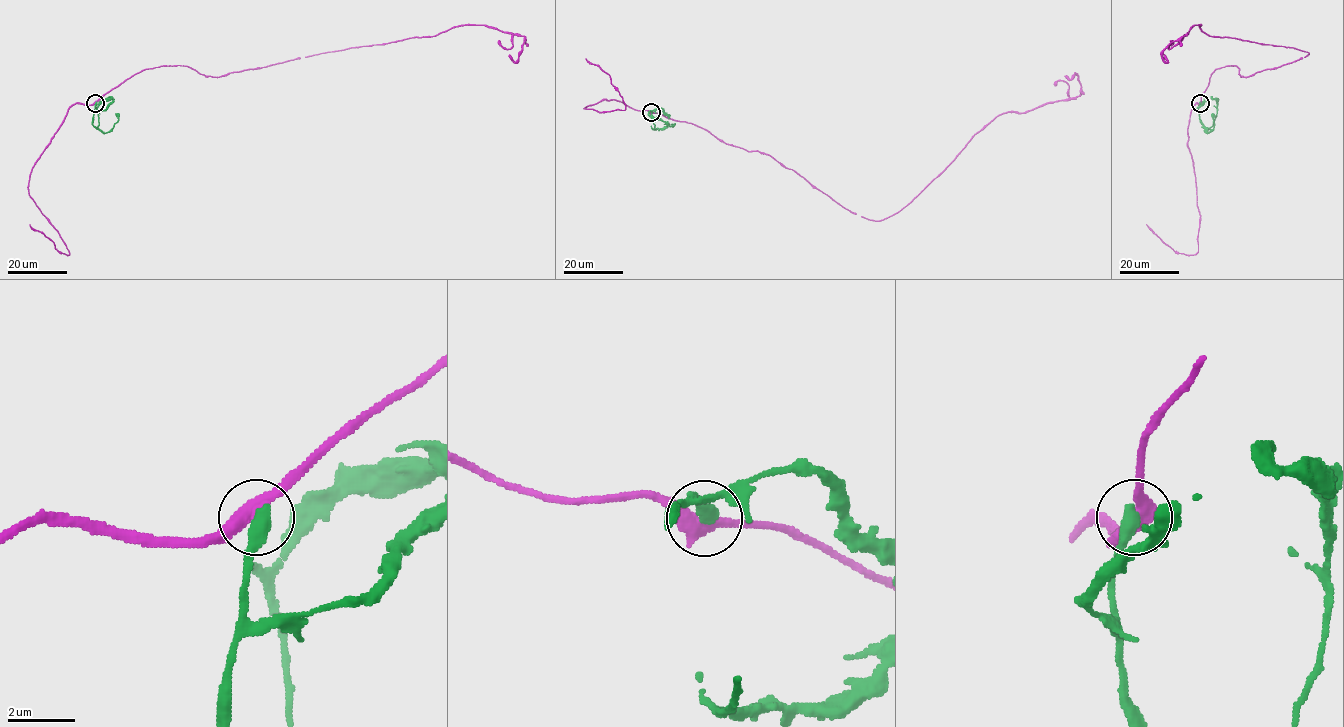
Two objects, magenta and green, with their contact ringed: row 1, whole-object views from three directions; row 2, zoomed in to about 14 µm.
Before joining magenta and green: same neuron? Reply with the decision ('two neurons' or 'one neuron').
two neurons

